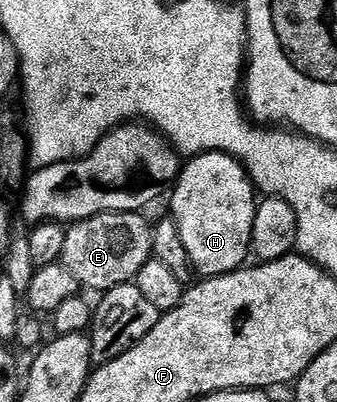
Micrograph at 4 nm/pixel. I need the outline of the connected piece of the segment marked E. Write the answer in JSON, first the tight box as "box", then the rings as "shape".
{"box":[60,211,153,293],"shape":[[[104,211],[102,215],[72,224],[65,233],[60,263],[77,278],[82,288],[90,287],[96,293],[115,289],[115,285],[134,282],[139,269],[143,269],[143,265],[153,258],[153,228],[145,217],[136,211]]]}

